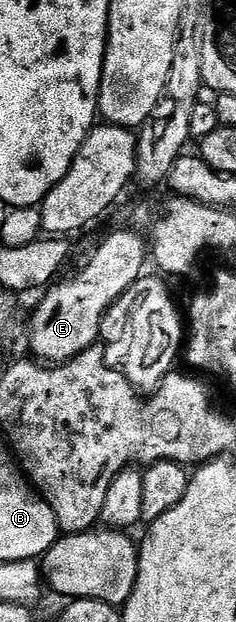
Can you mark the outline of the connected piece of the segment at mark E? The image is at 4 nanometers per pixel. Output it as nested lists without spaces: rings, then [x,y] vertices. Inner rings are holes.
[[[118,230],[110,235],[78,274],[57,281],[45,293],[49,294],[32,318],[32,350],[41,363],[69,362],[101,341],[100,329],[108,310],[142,277],[144,261],[147,263],[150,258],[149,243],[132,230]]]

